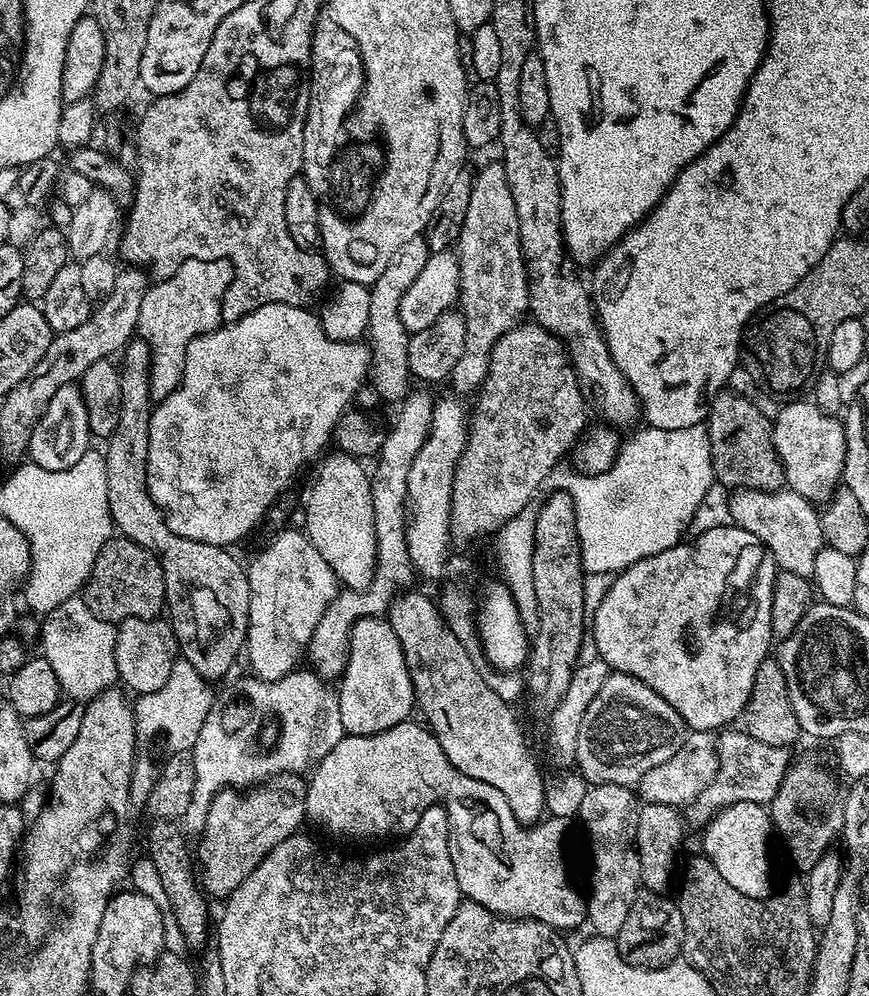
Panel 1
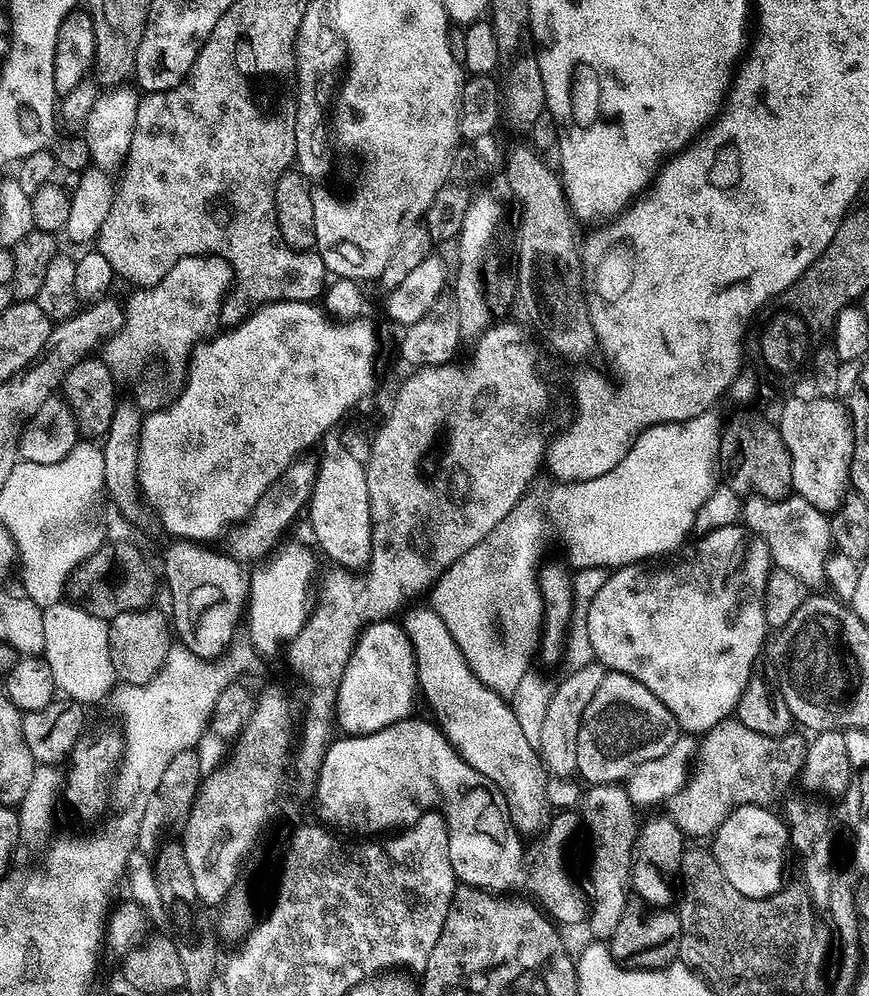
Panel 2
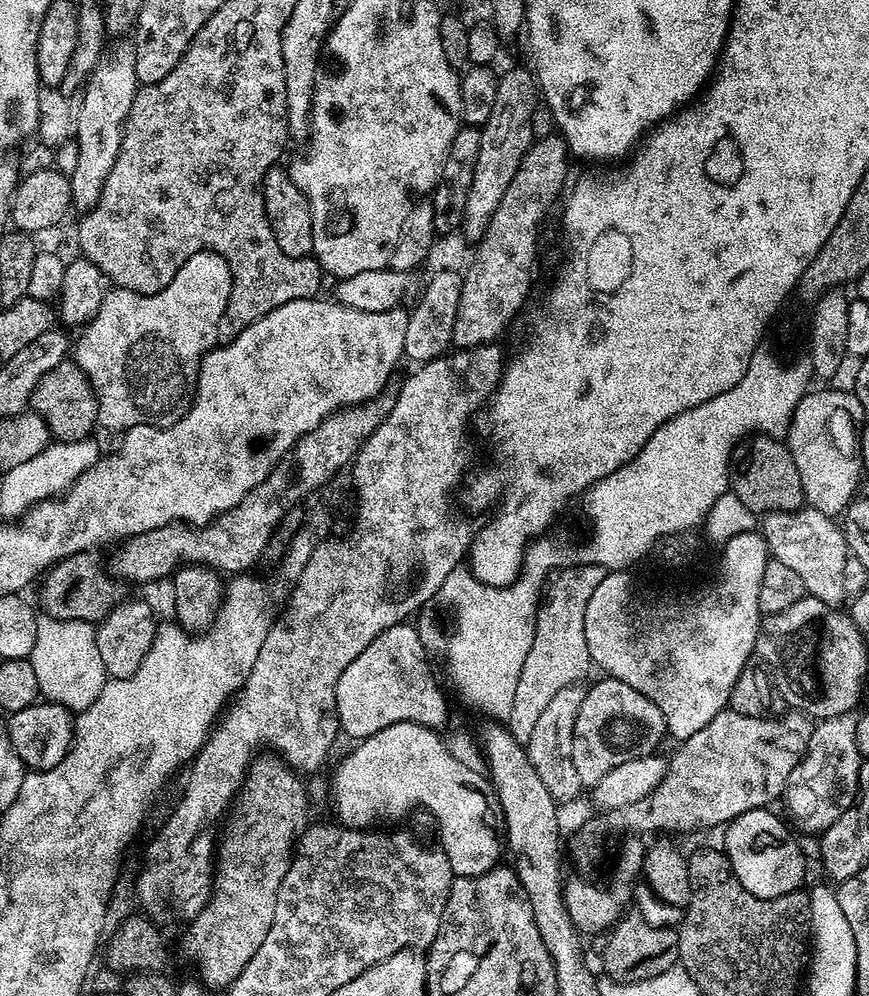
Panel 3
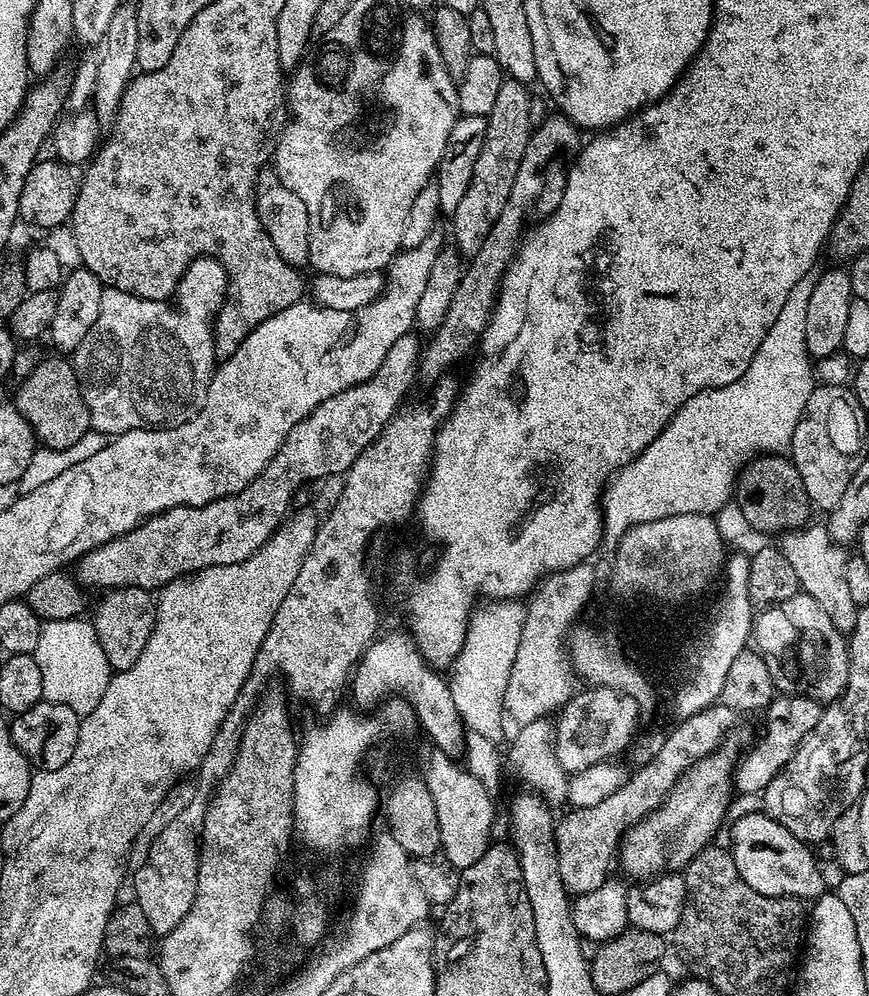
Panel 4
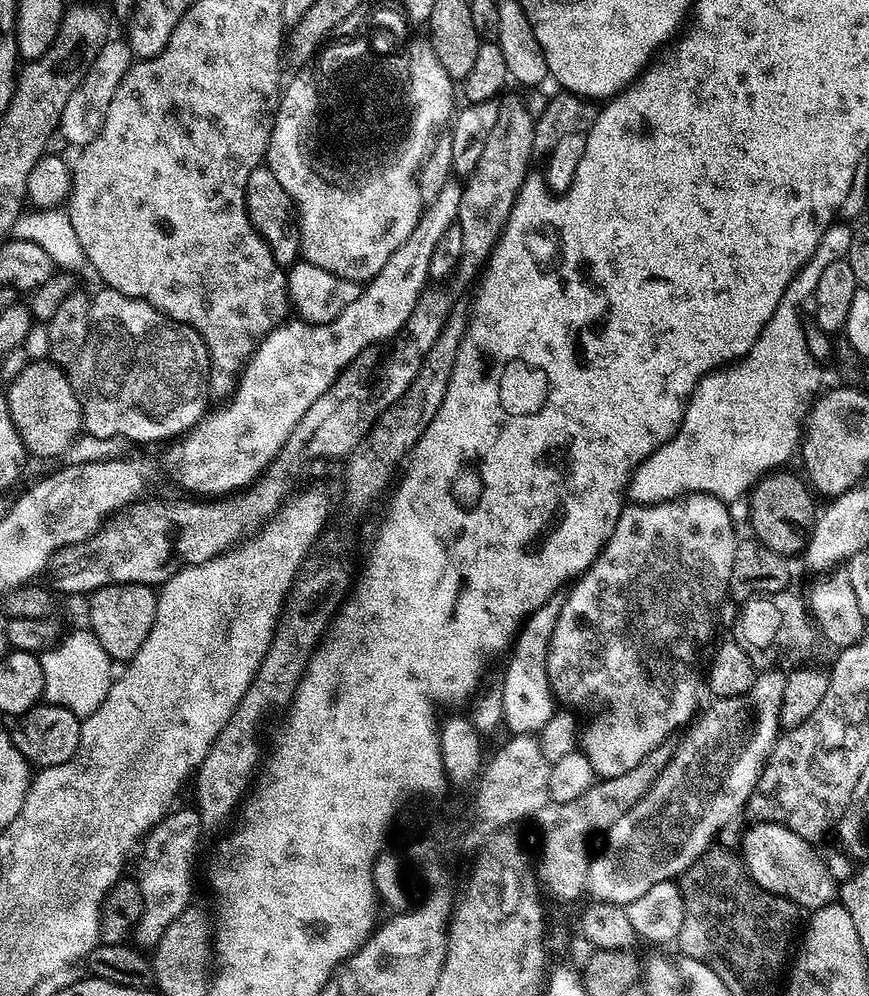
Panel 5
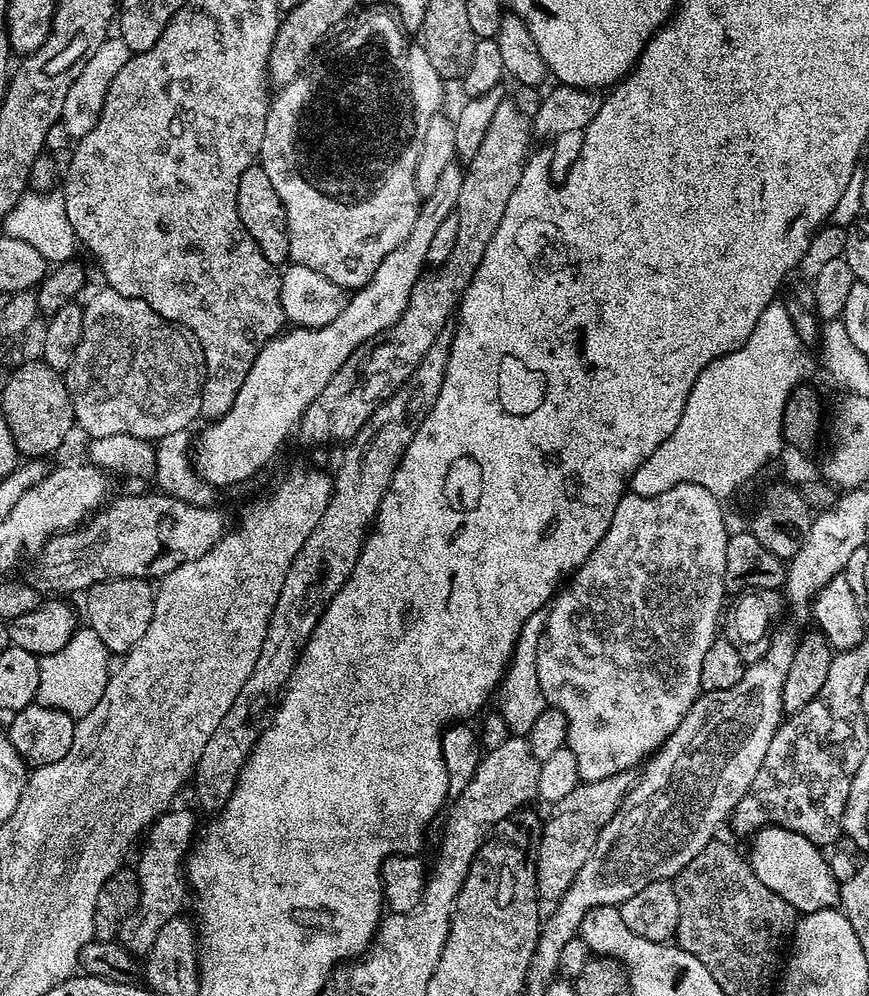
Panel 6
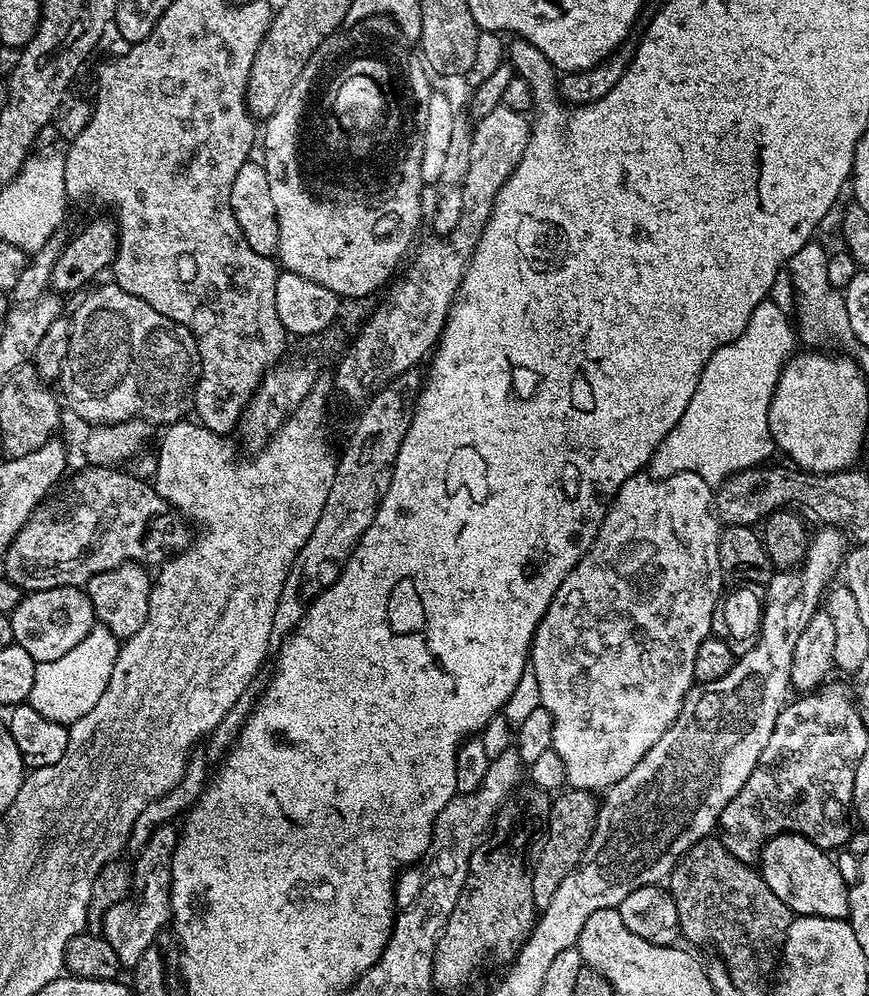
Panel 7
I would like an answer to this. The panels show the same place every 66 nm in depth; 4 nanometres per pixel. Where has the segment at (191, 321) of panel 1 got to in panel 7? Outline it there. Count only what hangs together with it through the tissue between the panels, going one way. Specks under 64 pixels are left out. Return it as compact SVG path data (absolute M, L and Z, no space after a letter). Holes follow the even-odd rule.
M115 282L93 287L88 294L70 313L70 350L58 381L58 392L67 411L69 408L88 426L122 423L137 418L156 426L171 426L183 421L187 417L184 415L187 412L189 415L193 407L196 383L200 381L200 355L190 330L158 314L158 310L142 298L126 294L126 290L119 288Z

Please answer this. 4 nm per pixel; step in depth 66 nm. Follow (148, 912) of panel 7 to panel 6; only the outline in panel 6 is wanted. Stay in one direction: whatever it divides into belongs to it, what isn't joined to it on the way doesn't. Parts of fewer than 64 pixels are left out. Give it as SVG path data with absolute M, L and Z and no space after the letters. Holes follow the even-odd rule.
M176 811L163 812L147 829L148 841L140 852L140 861L134 864L134 871L140 878L140 907L133 916L127 916L120 923L118 942L137 958L147 957L162 926L182 912L184 892L186 896L186 880L182 873L190 845L198 832L198 823L190 813Z

